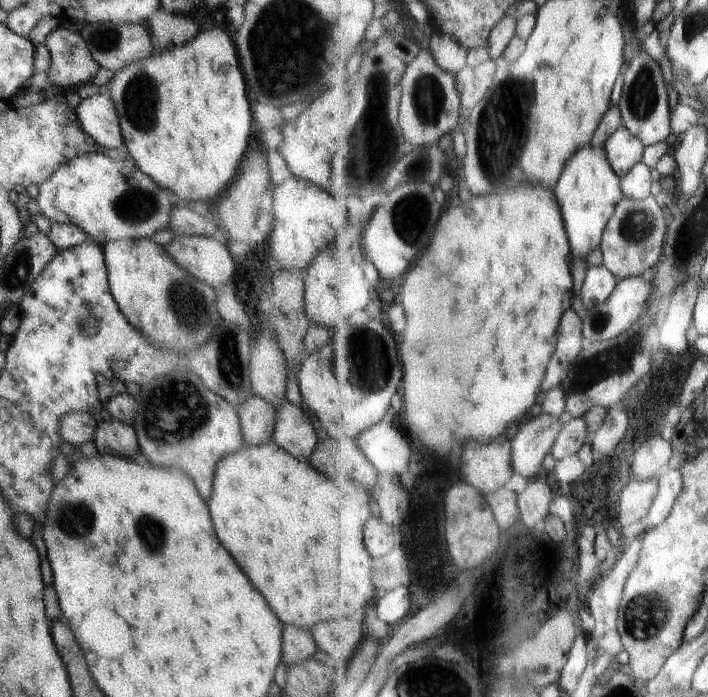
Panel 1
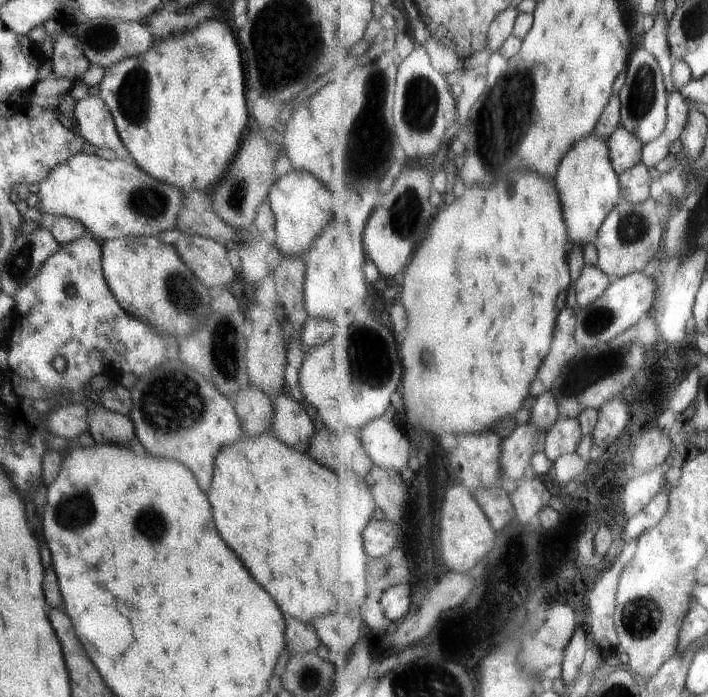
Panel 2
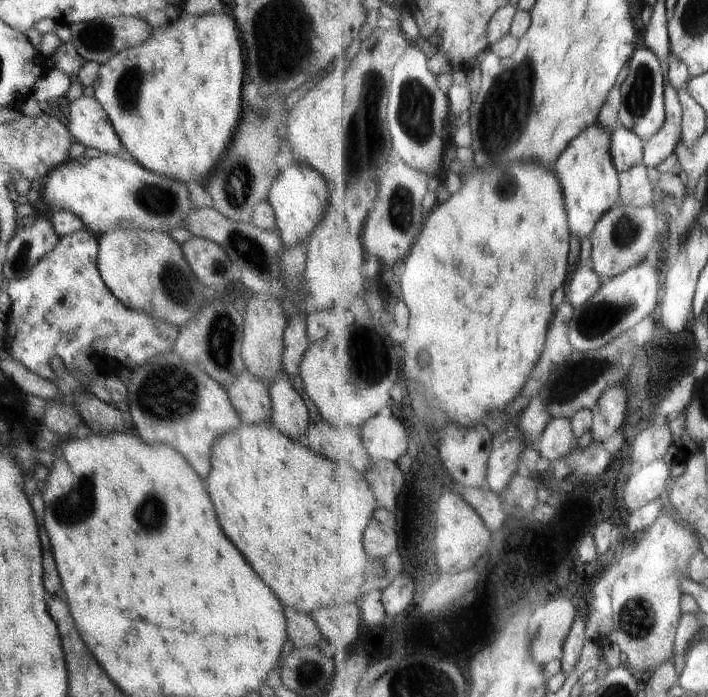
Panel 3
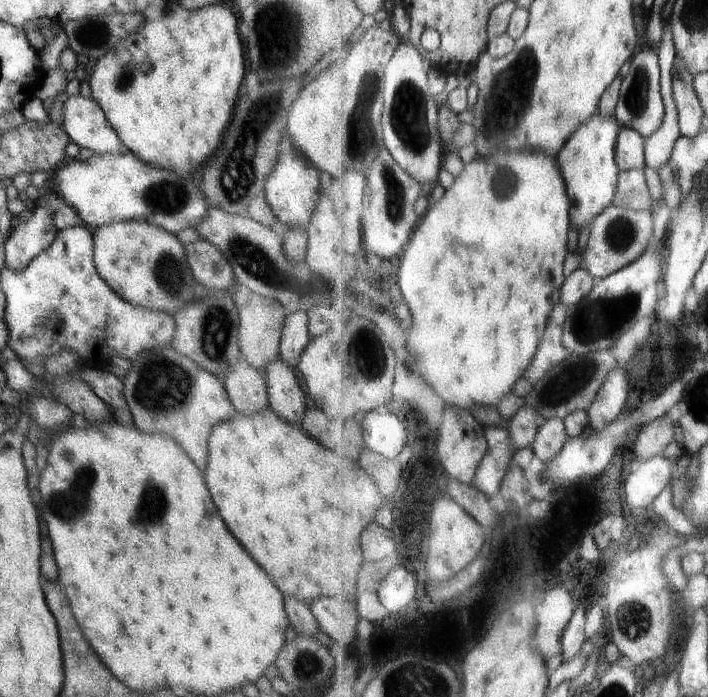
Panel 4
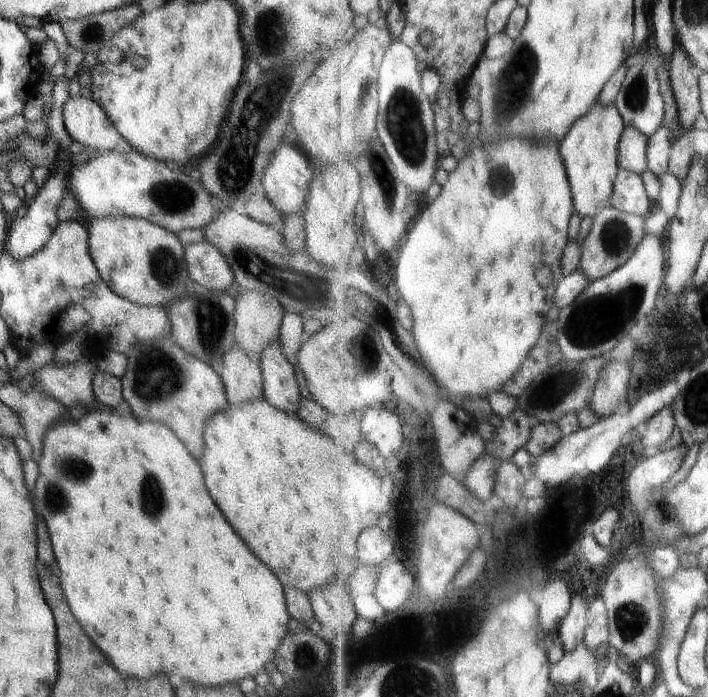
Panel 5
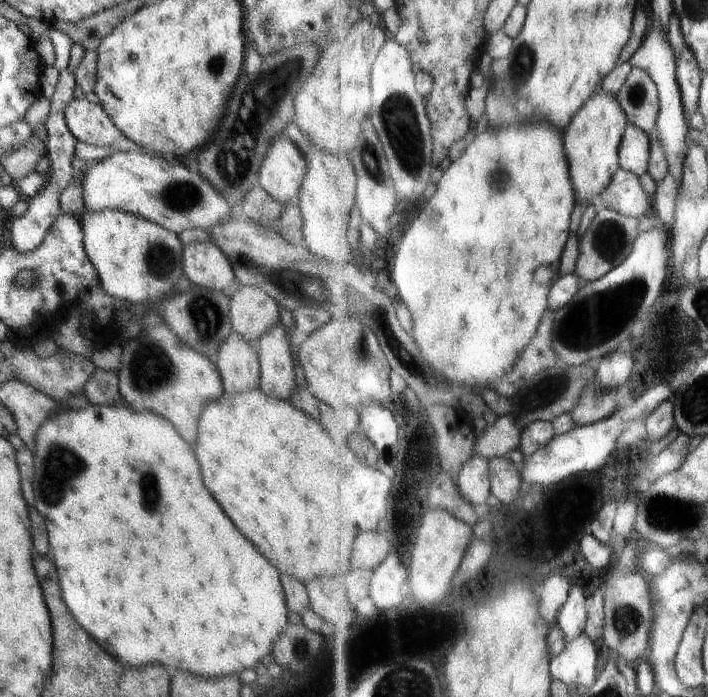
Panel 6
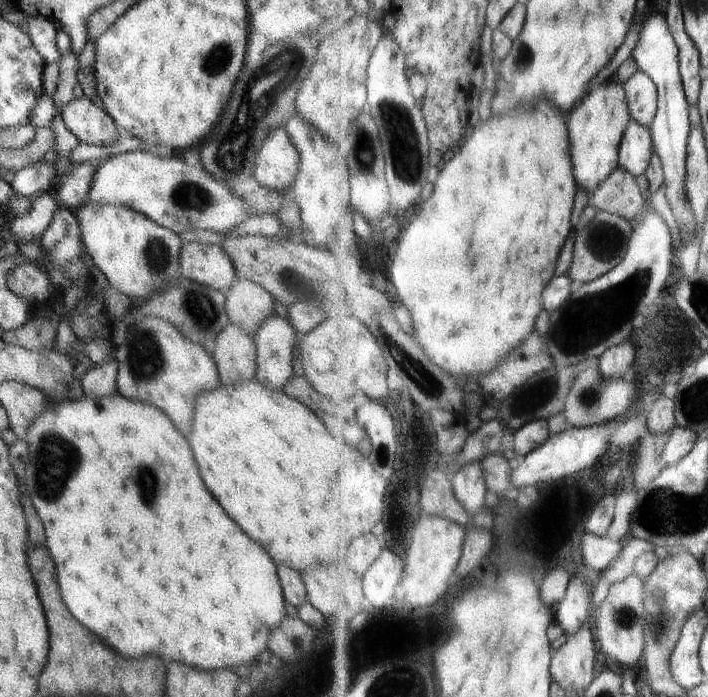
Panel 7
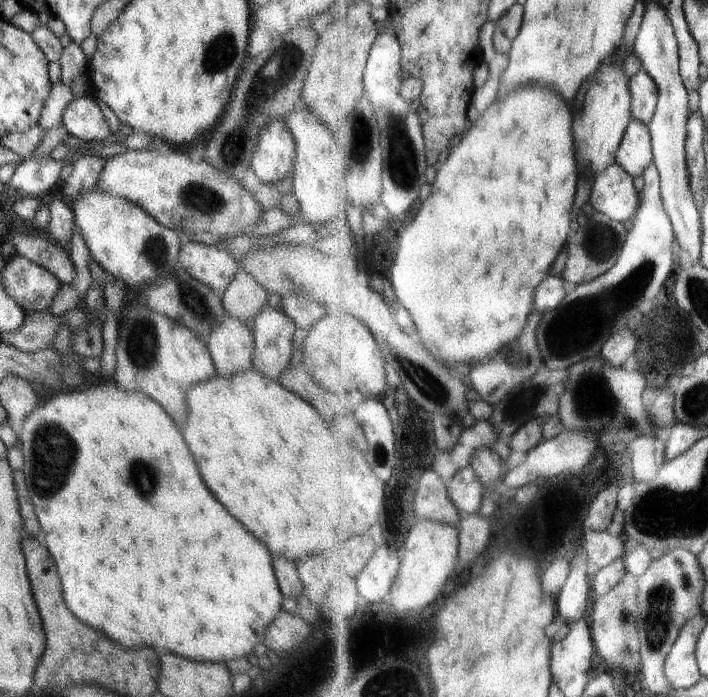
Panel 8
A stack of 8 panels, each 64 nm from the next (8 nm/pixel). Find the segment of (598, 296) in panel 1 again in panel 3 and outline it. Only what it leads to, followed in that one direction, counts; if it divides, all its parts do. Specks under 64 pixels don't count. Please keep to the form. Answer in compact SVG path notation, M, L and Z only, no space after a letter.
M584 263L576 270L576 276L570 286L570 302L577 309L582 309L598 294L603 287L604 280L596 272L591 263Z

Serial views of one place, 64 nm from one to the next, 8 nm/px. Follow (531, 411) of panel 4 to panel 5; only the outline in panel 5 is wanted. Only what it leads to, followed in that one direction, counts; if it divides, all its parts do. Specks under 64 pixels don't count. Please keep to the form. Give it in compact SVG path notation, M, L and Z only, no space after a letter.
M518 409L502 421L497 440L487 442L487 452L494 453L502 461L512 461L520 448L527 448L537 422L529 412Z

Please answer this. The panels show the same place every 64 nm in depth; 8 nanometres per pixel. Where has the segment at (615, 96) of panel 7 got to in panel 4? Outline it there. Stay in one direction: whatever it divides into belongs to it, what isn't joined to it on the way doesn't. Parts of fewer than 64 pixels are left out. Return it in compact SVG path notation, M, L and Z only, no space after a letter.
M600 112L586 126L581 126L561 150L558 160L562 164L562 172L573 200L573 224L580 230L584 226L592 229L598 216L615 204L622 171L617 163L617 140L621 128L616 117L610 119Z

